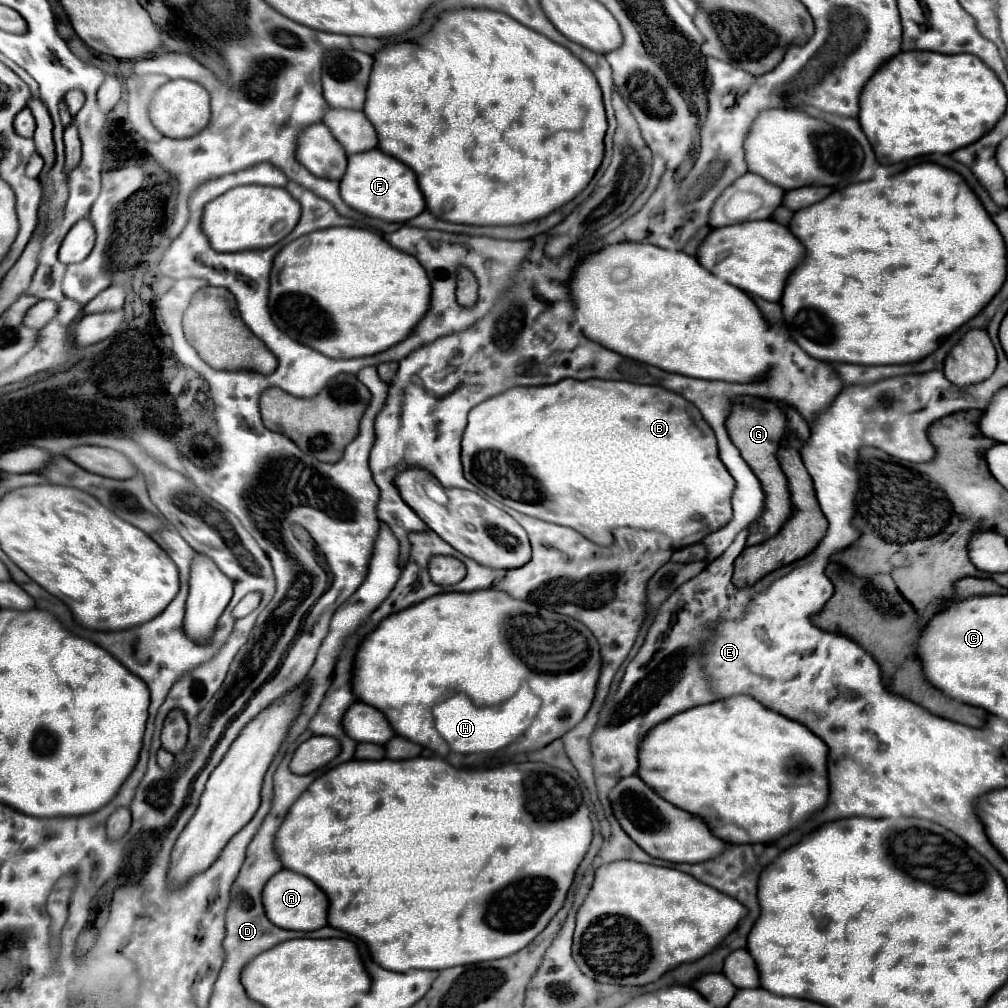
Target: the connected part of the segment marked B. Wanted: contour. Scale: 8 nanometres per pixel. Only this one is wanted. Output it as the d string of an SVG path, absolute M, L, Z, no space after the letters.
M560 380L556 384L544 384L544 386L514 386L502 394L496 394L482 404L474 406L468 414L468 426L464 430L462 438L462 464L464 464L464 476L476 486L476 480L488 488L494 490L502 496L504 504L510 506L510 498L518 502L526 502L528 508L514 508L518 512L524 512L528 516L536 516L540 520L552 522L552 524L564 524L586 538L592 538L592 542L600 546L610 546L612 536L610 532L620 526L630 526L630 528L642 528L642 530L658 530L666 536L672 538L674 548L690 546L700 542L706 534L712 534L714 530L720 530L730 522L732 518L732 492L734 492L734 478L726 470L724 462L718 456L716 448L716 436L714 432L702 430L698 424L702 422L700 414L692 408L688 400L684 400L680 394L670 392L660 386L644 386L644 384L634 384L634 382L616 382L616 380Z

